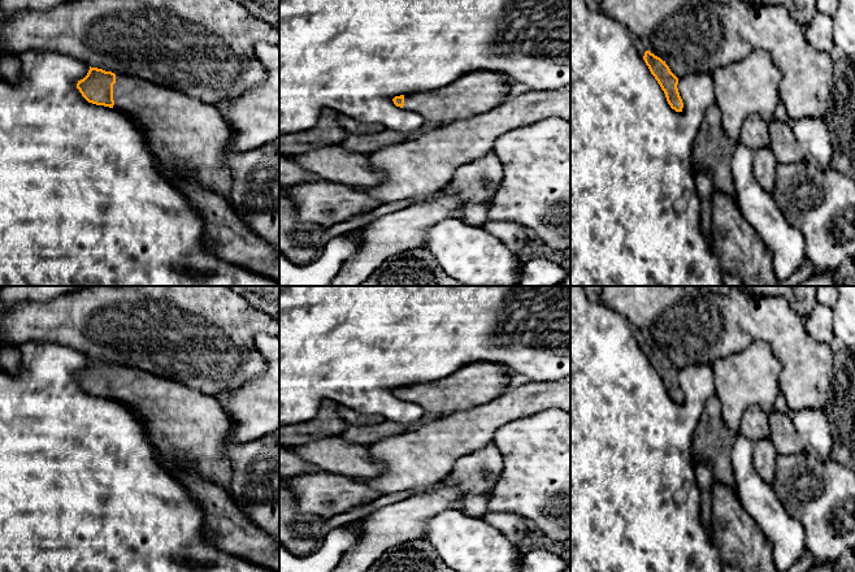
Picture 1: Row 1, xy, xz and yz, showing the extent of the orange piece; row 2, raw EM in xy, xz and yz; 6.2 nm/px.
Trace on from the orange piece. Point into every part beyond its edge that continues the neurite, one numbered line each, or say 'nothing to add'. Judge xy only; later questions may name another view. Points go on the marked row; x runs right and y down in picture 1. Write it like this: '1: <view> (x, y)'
1: xy (178, 129)

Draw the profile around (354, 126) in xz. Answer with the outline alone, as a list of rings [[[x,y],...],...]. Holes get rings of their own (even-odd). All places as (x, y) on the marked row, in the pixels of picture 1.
[[[338,113],[338,124],[353,135],[376,134],[385,130],[385,127],[379,124],[360,122],[340,113]]]

